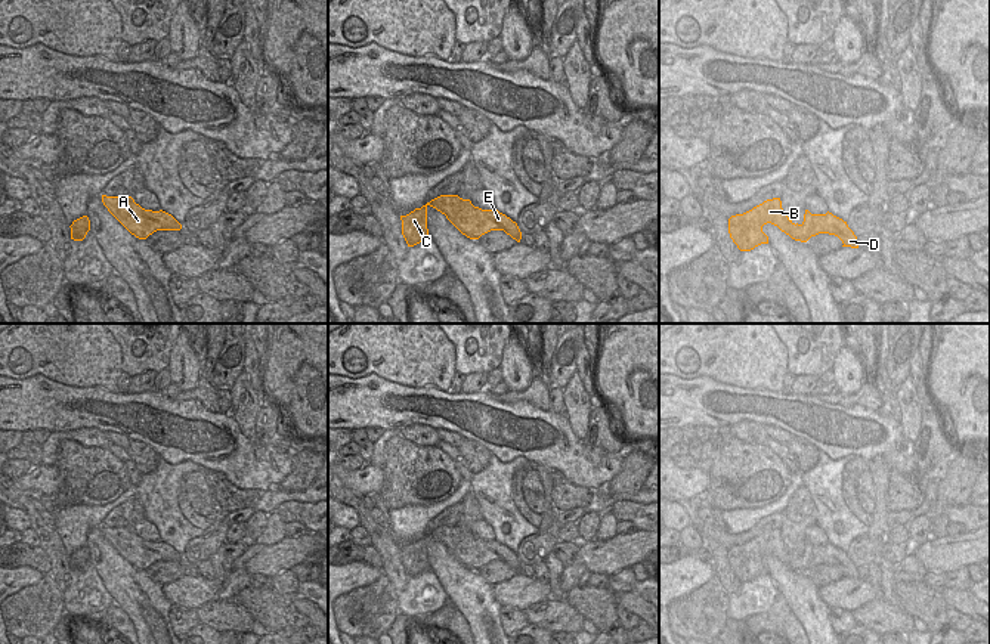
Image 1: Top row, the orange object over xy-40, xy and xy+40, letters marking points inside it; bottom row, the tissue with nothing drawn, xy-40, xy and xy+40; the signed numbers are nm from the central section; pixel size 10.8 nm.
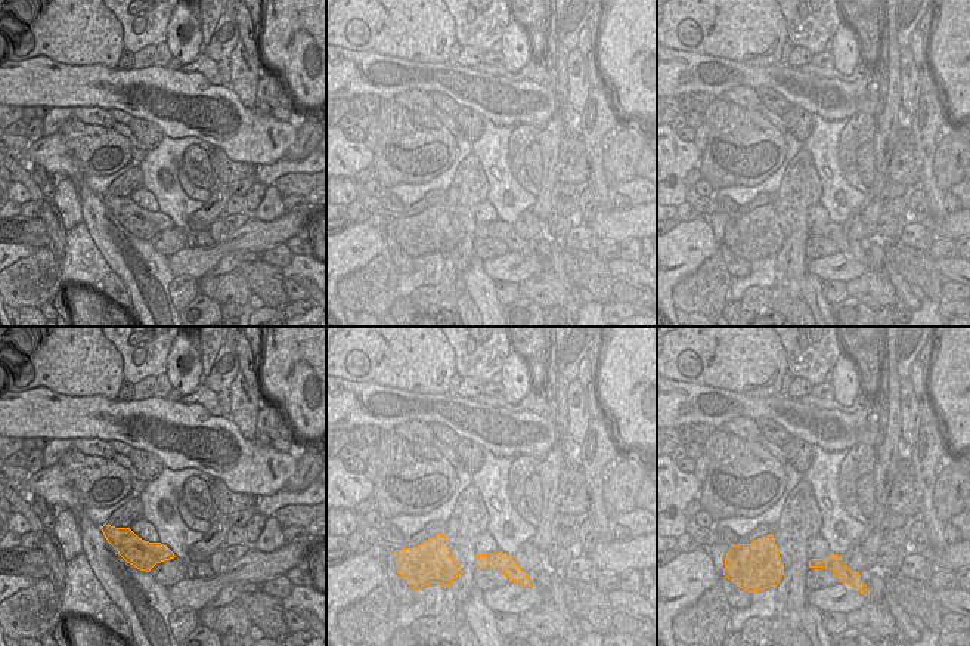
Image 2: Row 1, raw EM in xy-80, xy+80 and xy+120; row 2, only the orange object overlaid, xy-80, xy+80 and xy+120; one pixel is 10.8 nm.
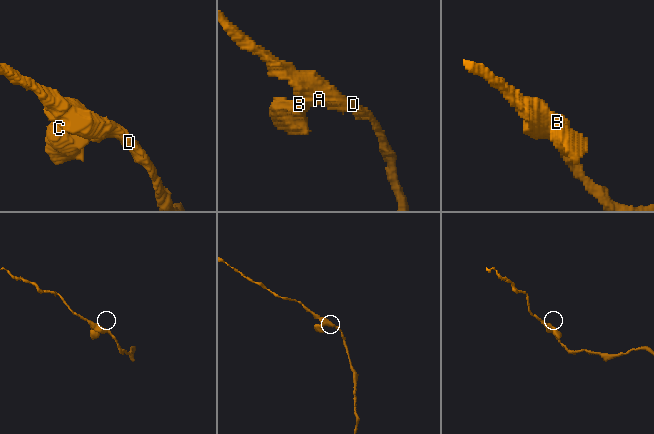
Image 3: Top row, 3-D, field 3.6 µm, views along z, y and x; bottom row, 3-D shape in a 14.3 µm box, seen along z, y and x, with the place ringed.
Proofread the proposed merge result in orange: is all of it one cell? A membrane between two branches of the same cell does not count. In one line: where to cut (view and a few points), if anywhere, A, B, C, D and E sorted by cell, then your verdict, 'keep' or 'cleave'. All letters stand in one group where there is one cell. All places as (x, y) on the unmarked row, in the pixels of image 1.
no cut; A B C D E; keep

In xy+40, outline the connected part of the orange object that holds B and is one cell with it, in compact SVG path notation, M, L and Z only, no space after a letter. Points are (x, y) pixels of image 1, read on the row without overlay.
M780 529L767 530L752 541L728 549L728 564L740 582L751 582L761 575L768 575L768 567L762 557L771 554L795 572L807 573L819 564L835 566L842 572L842 578L858 579L858 572L847 552L833 547L811 545L805 541L804 552L795 555L782 539Z

